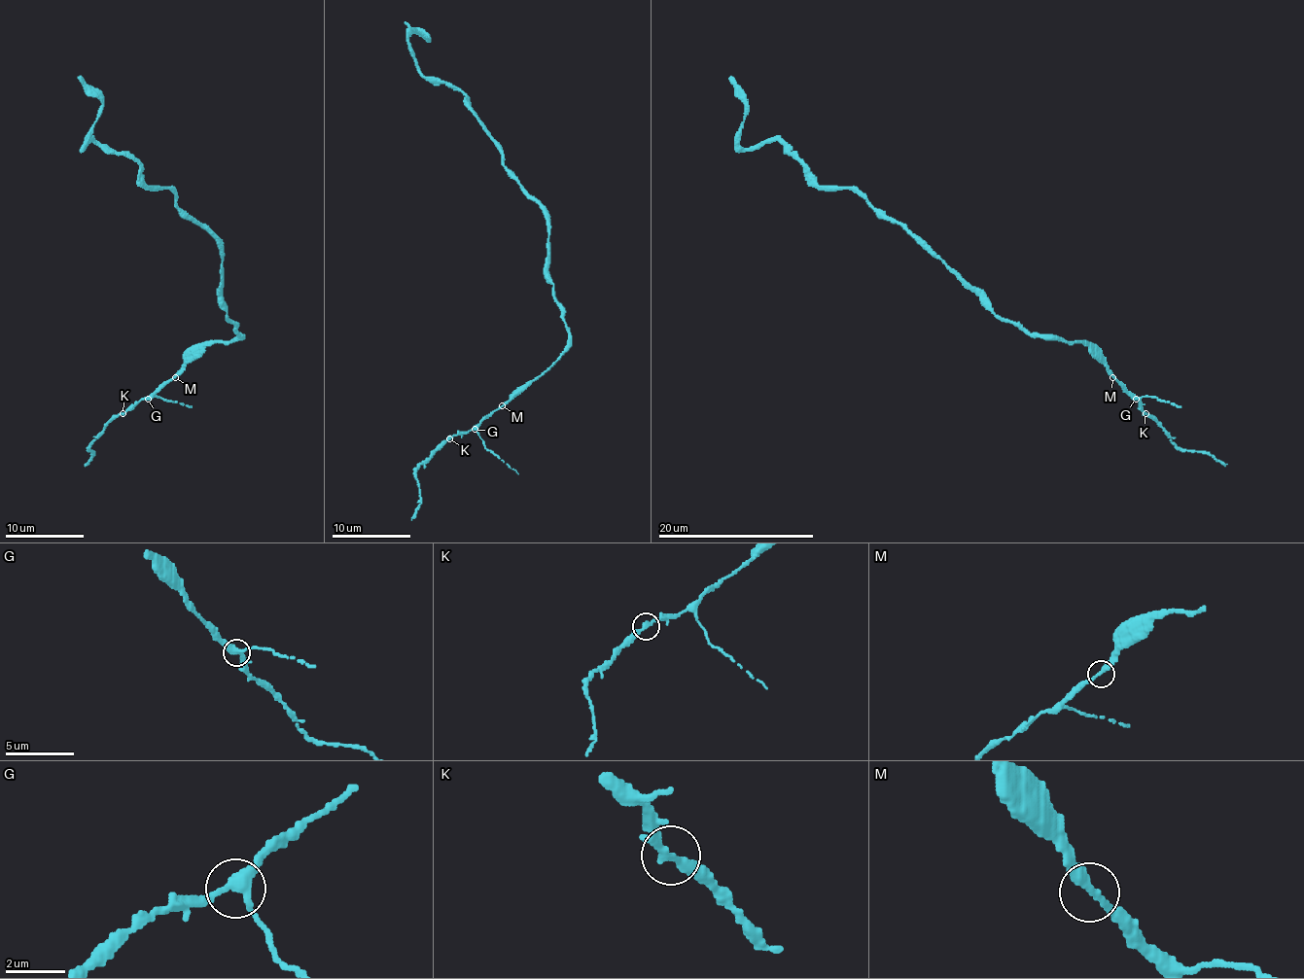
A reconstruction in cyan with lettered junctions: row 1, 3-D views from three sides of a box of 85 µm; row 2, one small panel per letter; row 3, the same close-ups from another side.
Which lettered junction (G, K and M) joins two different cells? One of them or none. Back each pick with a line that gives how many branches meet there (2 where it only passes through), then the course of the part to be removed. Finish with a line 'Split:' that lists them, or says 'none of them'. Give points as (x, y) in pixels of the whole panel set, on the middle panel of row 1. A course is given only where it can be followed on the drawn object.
Split: none of them

